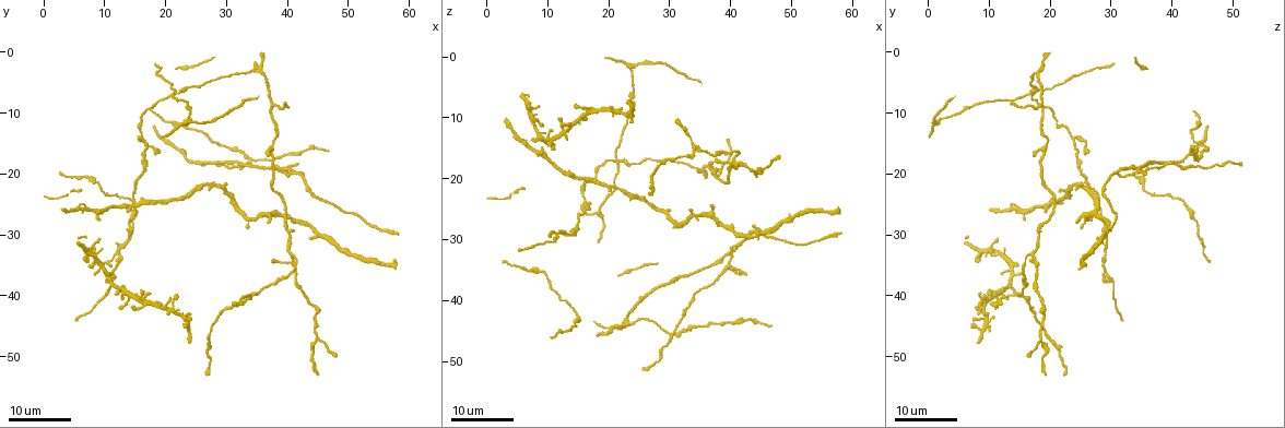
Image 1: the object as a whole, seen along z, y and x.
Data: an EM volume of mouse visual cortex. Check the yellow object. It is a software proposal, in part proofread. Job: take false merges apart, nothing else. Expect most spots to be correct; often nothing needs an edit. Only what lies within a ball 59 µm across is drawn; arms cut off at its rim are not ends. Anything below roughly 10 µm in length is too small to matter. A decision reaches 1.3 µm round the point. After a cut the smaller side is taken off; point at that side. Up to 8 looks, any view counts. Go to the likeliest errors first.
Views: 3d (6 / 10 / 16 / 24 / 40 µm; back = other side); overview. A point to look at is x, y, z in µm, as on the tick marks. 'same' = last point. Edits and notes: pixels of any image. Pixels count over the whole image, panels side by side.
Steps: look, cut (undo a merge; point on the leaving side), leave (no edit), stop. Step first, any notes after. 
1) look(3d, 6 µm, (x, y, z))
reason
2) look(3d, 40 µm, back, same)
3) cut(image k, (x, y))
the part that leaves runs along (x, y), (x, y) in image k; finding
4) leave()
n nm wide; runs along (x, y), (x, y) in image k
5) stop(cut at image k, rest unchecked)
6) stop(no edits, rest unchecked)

look(3d, 16 µm, (21.0, 7.0, 17.0))
four or more arms meet

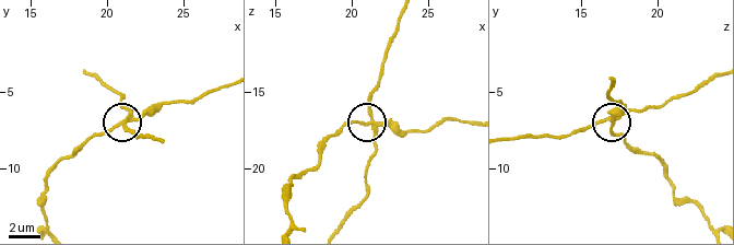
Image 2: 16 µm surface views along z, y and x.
look(3d, 6 µm, (21.2, 6.8, 16.6))
closer look

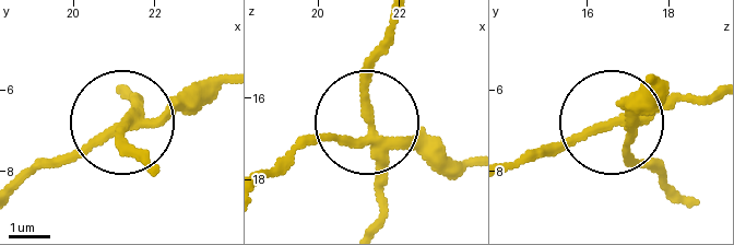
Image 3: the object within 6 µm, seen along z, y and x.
cut(image 3, (121, 140))
side arm 32 µm; the part that leaves runs along (134, 116), (123, 133), (152, 165) in image 3; a second neuron is stuck on

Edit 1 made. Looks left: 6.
look(3d, 24 µm, (41.0, 20.0, 31.5))
three-way junction

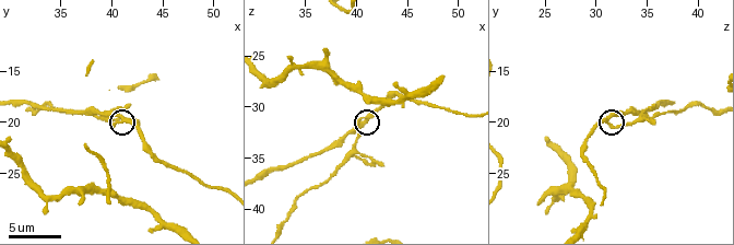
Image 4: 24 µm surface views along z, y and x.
look(3d, 6 µm, (41.2, 19.6, 31.0))
zoom in

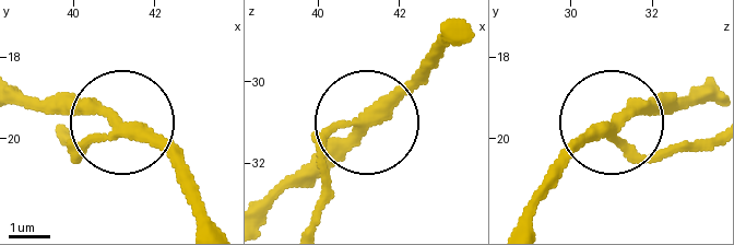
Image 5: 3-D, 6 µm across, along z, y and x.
look(3d, 6 µm, back, (41.00, 19.70, 31.10))

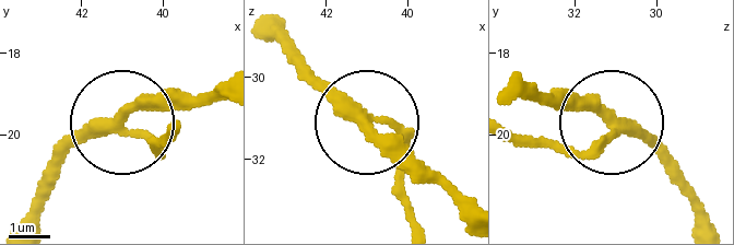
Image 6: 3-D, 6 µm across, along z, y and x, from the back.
leave()
280 nm wide; one neuron here

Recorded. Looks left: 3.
look(3d, 24 µm, (40.5, 33.0, 17.0))
two arms in line, one across

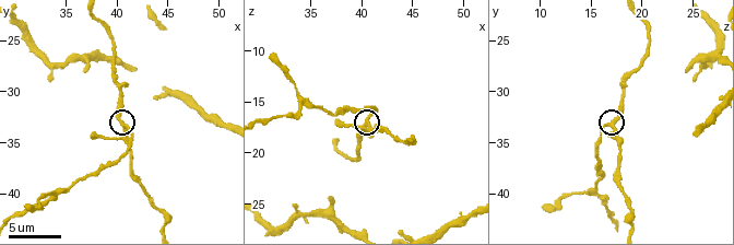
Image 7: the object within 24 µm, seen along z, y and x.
look(3d, 6 µm, (40.4, 33.0, 16.8))

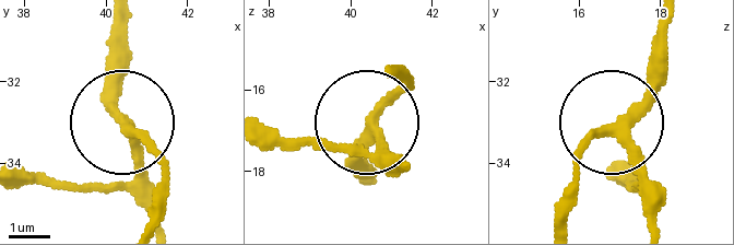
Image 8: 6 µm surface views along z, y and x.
leave()
runs along (667, 19), (653, 81), (618, 123), (622, 143), (664, 193) in image 8; all the same neuron

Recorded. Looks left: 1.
look(3d, 6 µm, (44.6, 23.6, 29.0))

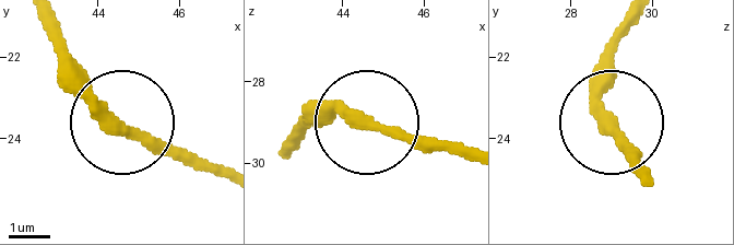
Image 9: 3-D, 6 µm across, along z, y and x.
leave()
one neuron here

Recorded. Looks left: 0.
stop(cut at image 3, rest unchecked)

